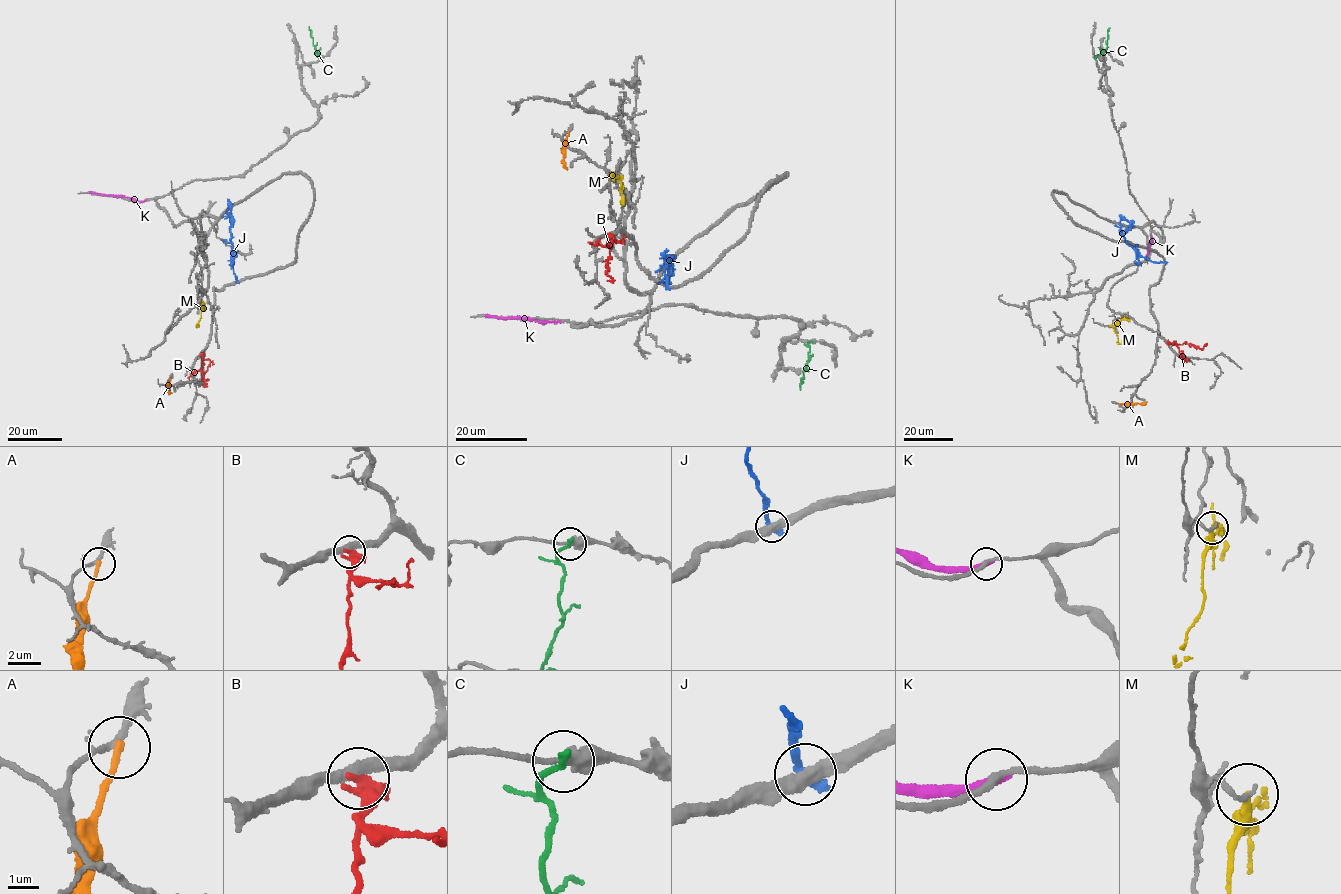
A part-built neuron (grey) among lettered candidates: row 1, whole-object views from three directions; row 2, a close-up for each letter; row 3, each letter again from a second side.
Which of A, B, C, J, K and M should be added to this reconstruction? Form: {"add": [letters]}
{"add": []}

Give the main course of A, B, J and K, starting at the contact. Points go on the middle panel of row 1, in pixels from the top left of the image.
A: (569, 132), (564, 156), (567, 170)
B: (610, 234), (608, 270), (605, 271), (612, 279), (611, 281), (607, 280)
J: (667, 287), (666, 258), (673, 256), (670, 274), (664, 278)
K: (558, 321), (486, 315)

